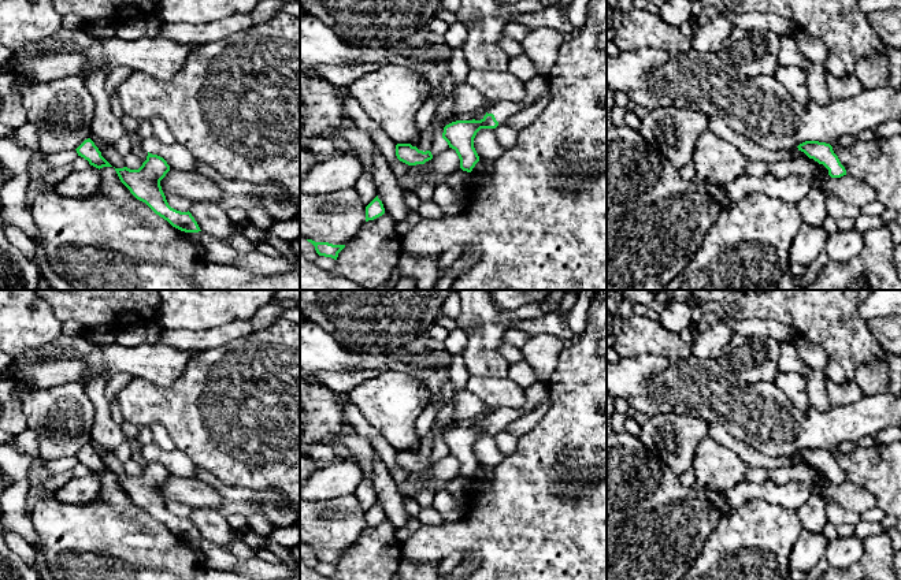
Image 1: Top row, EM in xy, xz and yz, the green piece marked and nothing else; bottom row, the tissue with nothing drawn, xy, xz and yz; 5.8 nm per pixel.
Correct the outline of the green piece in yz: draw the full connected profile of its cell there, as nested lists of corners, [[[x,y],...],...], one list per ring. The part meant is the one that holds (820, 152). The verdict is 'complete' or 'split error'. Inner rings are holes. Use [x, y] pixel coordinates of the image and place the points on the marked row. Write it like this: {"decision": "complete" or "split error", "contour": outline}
{"decision": "complete", "contour": [[[805,141],[797,148],[809,159],[813,159],[819,164],[823,164],[828,170],[828,175],[831,178],[841,178],[846,175],[845,167],[841,164],[830,144],[819,141]]]}

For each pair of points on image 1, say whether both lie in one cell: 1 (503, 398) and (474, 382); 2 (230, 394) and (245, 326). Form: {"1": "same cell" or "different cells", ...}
{"1": "same cell", "2": "different cells"}

